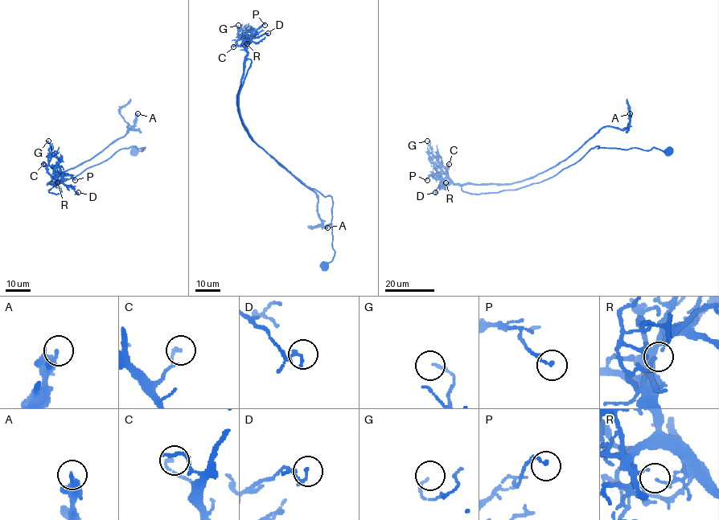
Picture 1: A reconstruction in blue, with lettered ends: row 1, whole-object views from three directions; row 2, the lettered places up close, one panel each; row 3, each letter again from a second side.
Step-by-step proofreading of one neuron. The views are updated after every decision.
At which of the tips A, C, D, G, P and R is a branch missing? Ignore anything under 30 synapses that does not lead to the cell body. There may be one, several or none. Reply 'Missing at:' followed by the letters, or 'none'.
Missing at: none

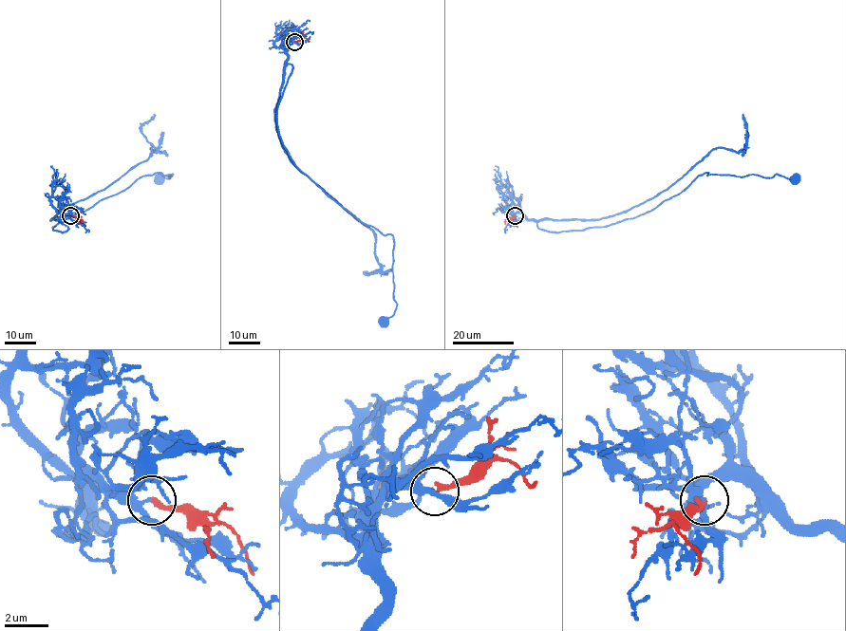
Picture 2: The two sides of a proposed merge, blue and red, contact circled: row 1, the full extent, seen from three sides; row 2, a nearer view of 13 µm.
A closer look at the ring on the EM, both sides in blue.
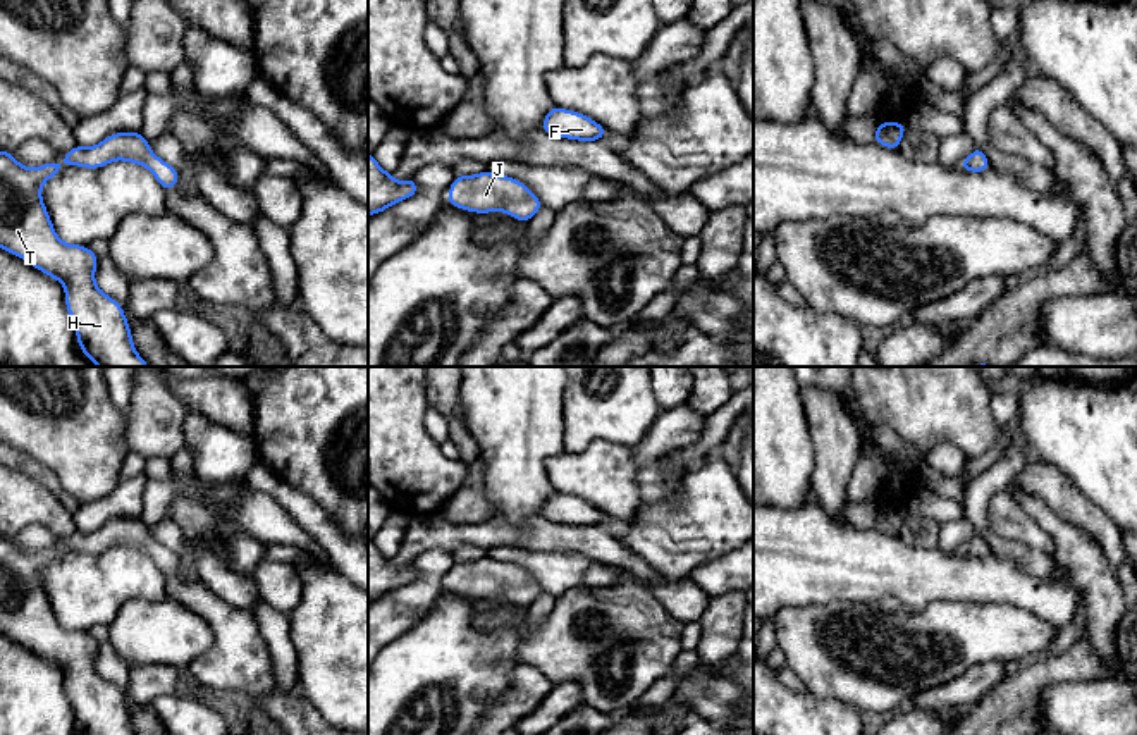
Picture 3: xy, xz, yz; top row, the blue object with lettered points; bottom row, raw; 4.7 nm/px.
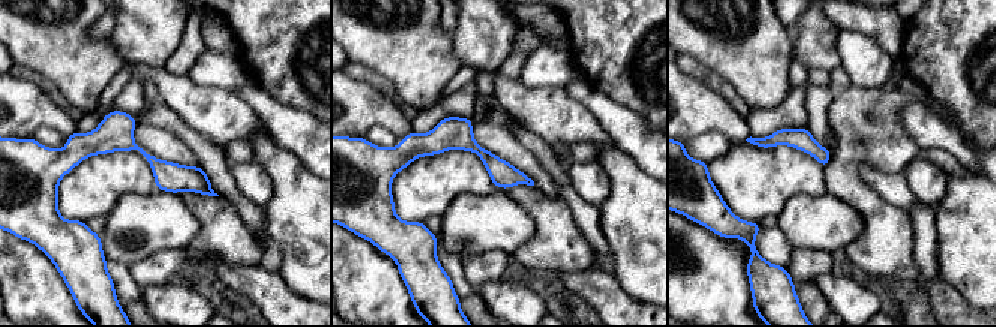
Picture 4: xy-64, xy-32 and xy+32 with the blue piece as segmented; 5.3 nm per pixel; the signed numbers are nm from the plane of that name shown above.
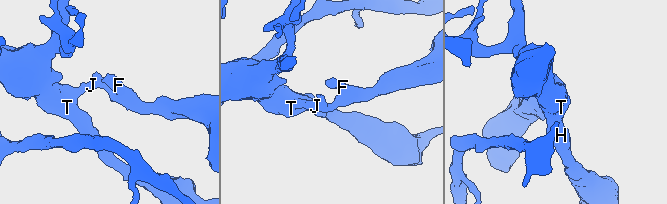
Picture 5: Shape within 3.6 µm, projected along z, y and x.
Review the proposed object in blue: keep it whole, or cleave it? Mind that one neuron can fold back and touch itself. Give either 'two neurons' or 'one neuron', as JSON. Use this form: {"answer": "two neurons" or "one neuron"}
{"answer": "one neuron"}

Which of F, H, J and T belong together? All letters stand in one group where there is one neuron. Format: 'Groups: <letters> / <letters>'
Groups: F H J T

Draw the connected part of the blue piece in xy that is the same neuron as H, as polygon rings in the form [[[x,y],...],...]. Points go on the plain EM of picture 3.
[[[141,516],[114,518],[91,534],[76,530],[62,544],[62,547],[57,546],[28,554],[14,544],[12,537],[0,537],[0,633],[14,639],[64,671],[67,699],[72,704],[81,735],[136,735],[124,694],[95,668],[98,642],[89,632],[65,630],[57,621],[41,585],[41,571],[60,558],[64,547],[88,554],[100,554],[115,546],[139,549],[155,561],[165,577],[177,571],[179,558],[151,537]]]

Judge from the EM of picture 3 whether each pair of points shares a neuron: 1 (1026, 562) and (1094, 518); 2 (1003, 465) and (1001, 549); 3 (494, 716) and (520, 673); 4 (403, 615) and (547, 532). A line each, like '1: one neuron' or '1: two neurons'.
1: two neurons
2: one neuron
3: one neuron
4: two neurons

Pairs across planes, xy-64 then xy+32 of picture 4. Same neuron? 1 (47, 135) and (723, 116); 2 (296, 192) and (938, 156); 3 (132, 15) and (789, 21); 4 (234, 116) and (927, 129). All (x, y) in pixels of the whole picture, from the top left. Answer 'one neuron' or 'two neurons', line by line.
1: two neurons
2: two neurons
3: two neurons
4: one neuron

